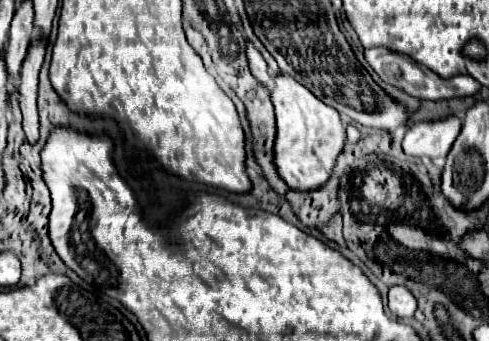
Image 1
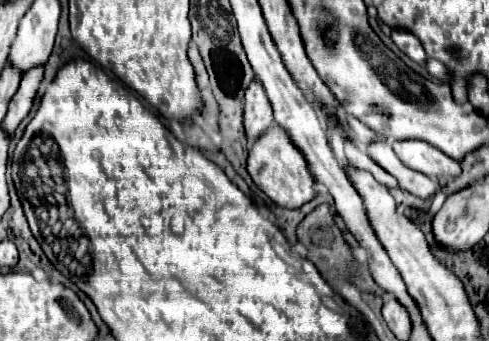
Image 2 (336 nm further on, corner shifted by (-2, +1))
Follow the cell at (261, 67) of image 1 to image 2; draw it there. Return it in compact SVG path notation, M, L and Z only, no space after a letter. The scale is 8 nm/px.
M257 80L247 88L245 100L243 100L243 124L247 140L253 142L261 134L269 130L273 122L273 108L265 96L263 86L257 84Z

